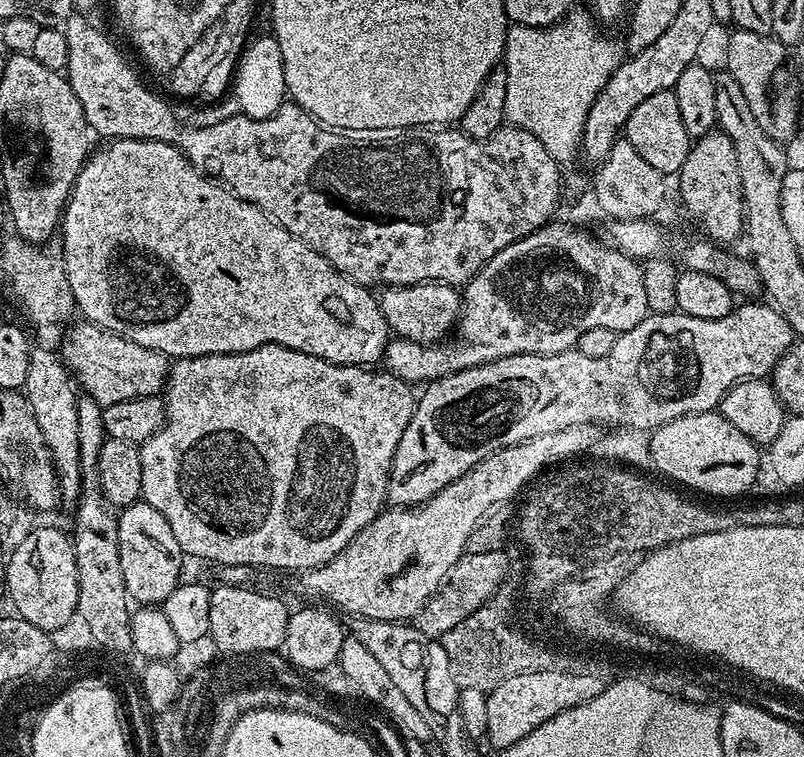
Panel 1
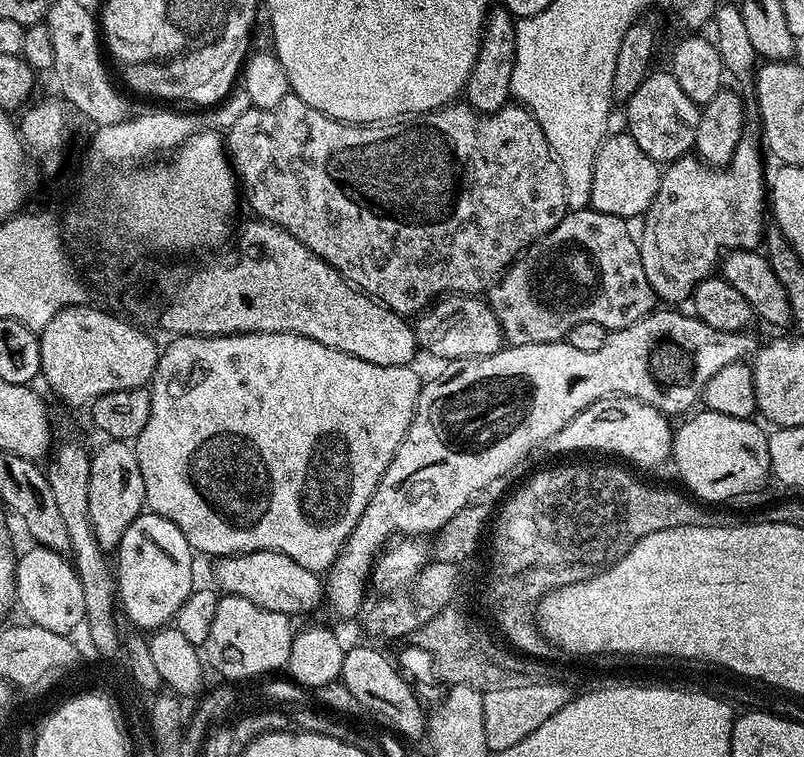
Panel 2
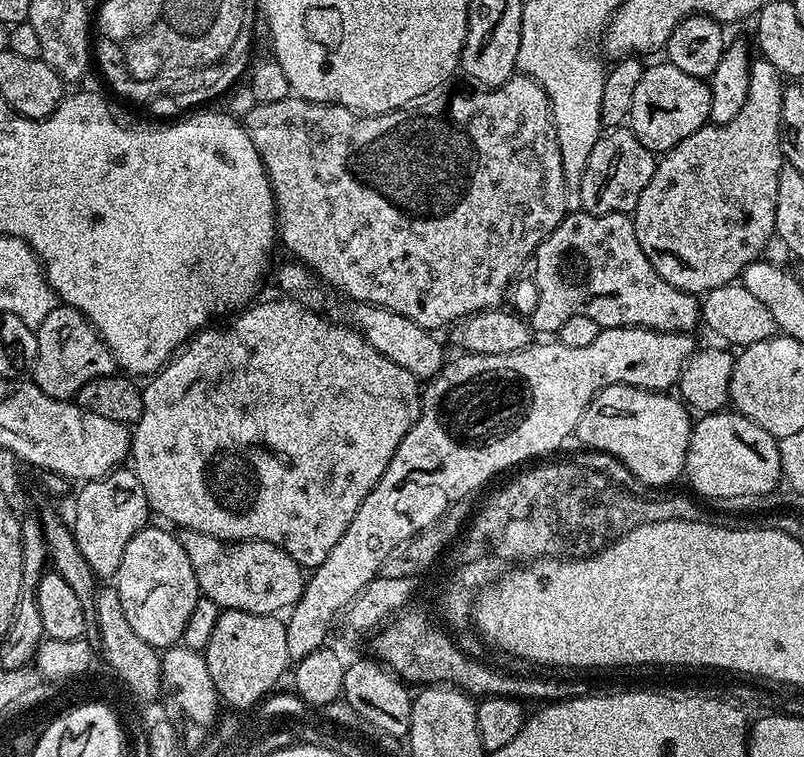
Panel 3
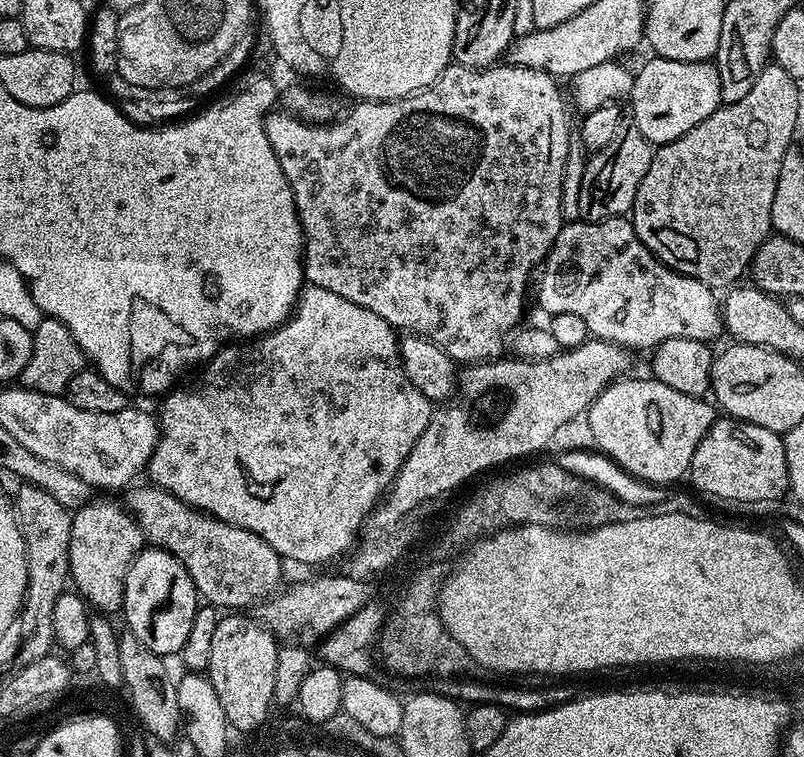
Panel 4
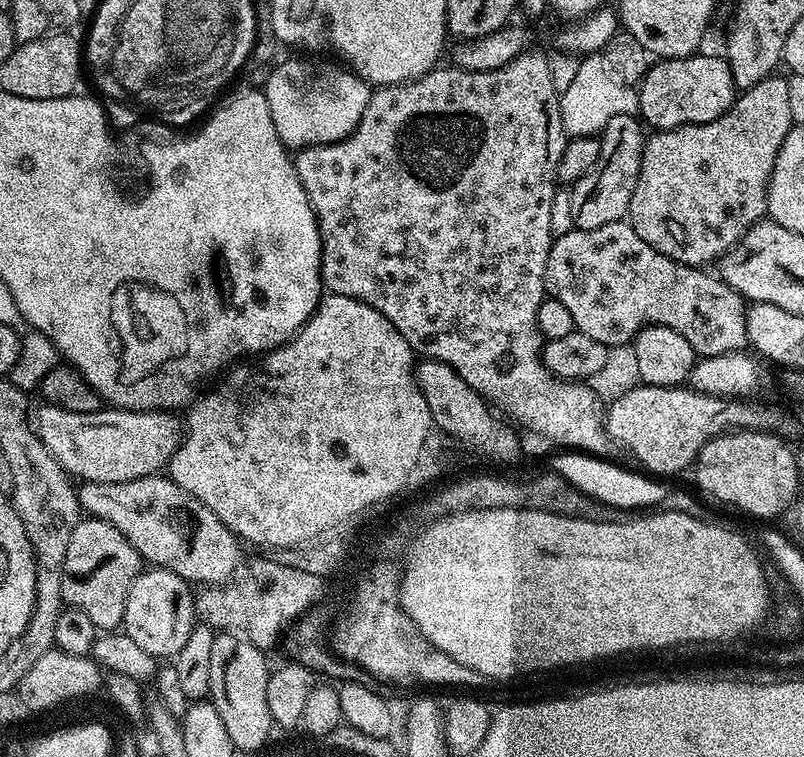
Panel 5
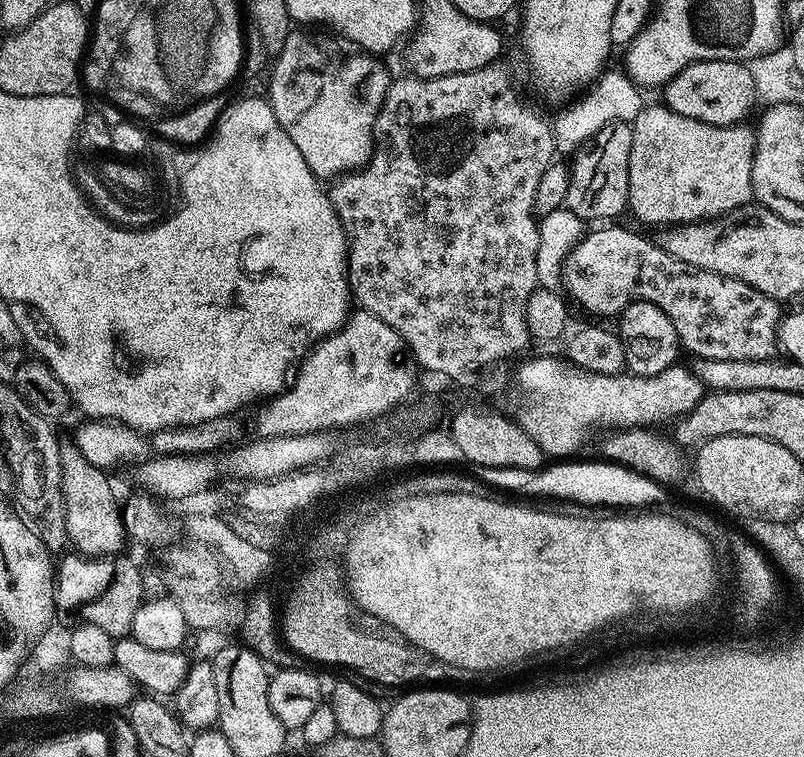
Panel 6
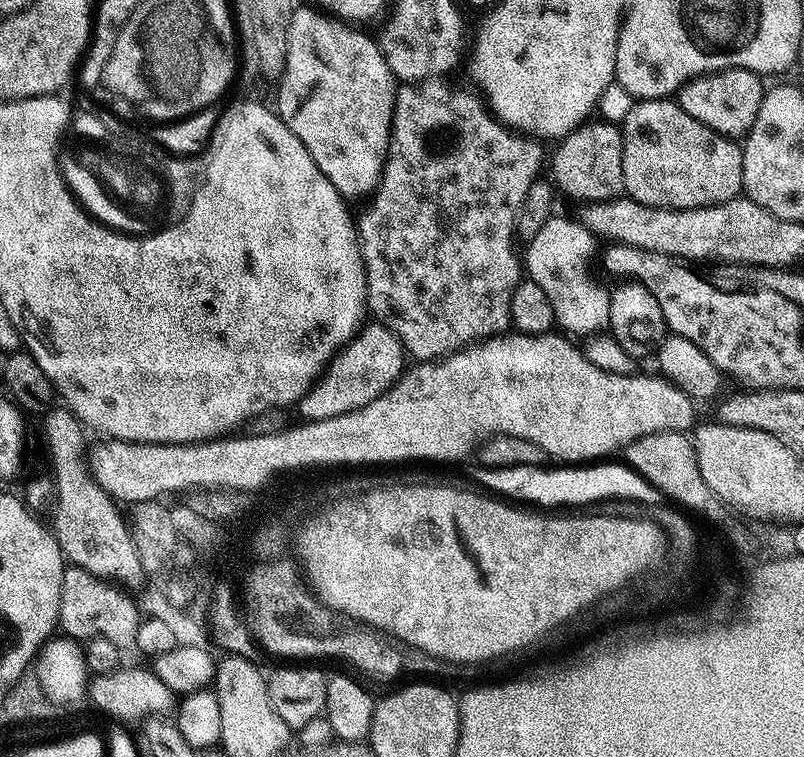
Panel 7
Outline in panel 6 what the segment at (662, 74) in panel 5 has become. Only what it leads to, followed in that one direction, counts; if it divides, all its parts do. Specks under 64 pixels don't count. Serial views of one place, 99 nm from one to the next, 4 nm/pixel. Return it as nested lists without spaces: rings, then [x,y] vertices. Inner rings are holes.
[[[699,60],[663,85],[663,103],[686,118],[706,122],[714,126],[730,126],[741,123],[744,115],[756,104],[758,90],[750,76],[747,63],[739,60]]]

